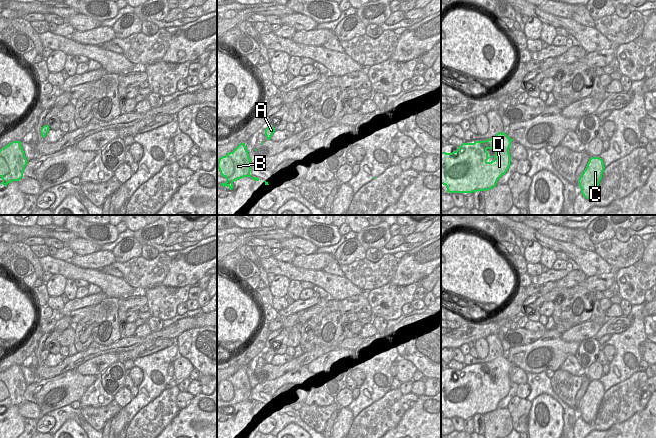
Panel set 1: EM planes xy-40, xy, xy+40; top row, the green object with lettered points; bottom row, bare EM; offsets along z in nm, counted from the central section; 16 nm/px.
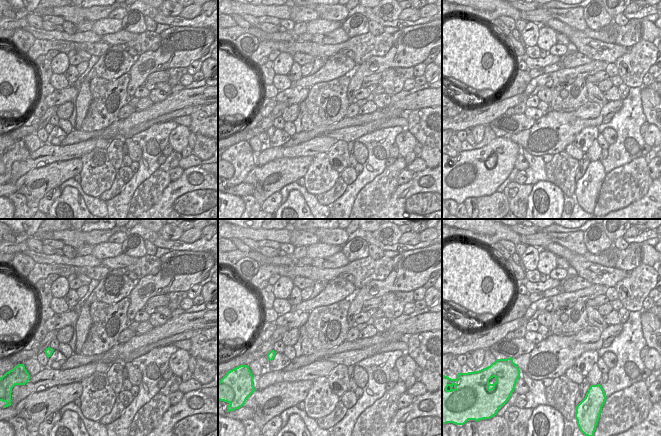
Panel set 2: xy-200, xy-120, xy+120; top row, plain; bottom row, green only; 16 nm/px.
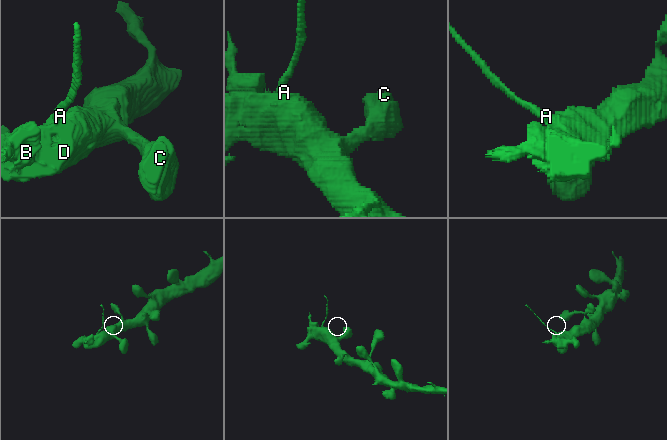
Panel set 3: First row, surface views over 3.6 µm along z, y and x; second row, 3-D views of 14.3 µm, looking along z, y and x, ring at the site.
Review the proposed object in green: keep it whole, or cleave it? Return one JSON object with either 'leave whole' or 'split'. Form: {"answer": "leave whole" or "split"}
{"answer": "split"}

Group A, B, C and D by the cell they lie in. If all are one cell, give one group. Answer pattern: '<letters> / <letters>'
A / B C D

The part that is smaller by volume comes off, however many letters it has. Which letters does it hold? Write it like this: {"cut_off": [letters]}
{"cut_off": ["A"]}

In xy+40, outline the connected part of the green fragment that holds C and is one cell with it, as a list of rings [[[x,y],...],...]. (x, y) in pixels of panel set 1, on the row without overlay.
[[[591,381],[587,390],[578,403],[581,418],[586,423],[593,423],[604,395],[603,384],[599,381]]]

